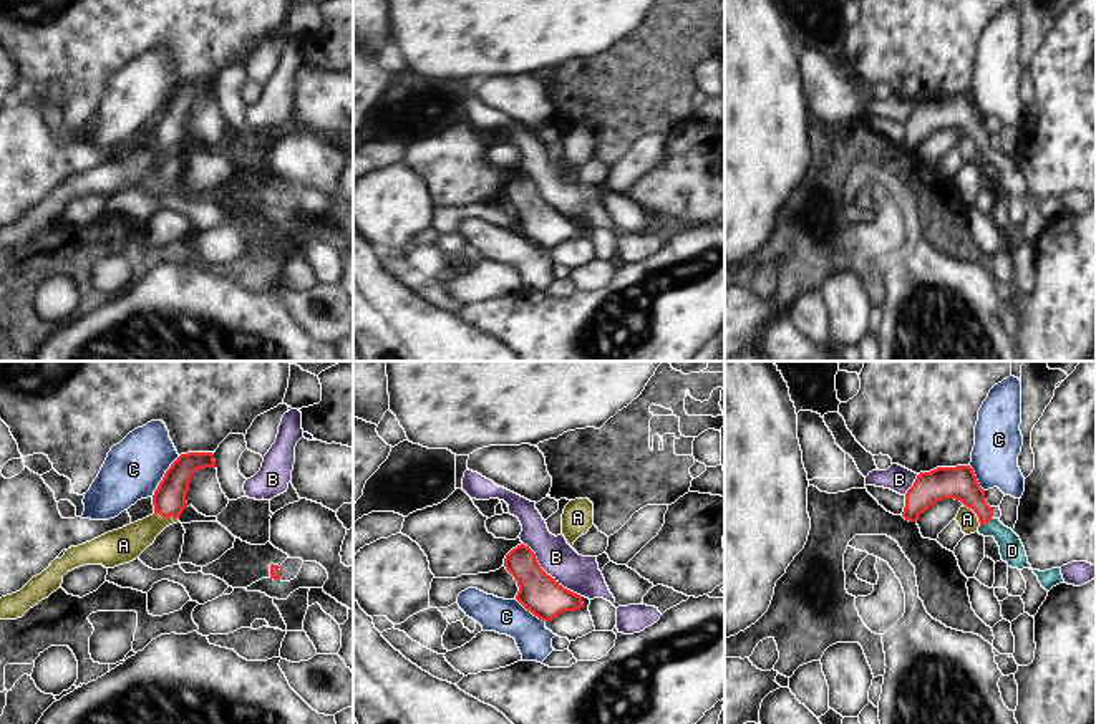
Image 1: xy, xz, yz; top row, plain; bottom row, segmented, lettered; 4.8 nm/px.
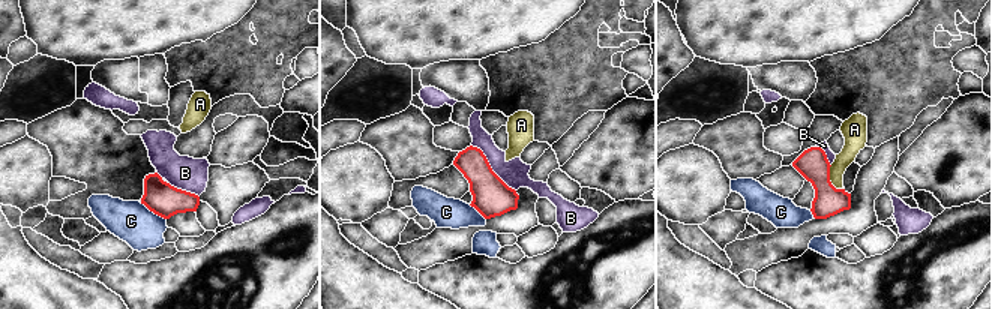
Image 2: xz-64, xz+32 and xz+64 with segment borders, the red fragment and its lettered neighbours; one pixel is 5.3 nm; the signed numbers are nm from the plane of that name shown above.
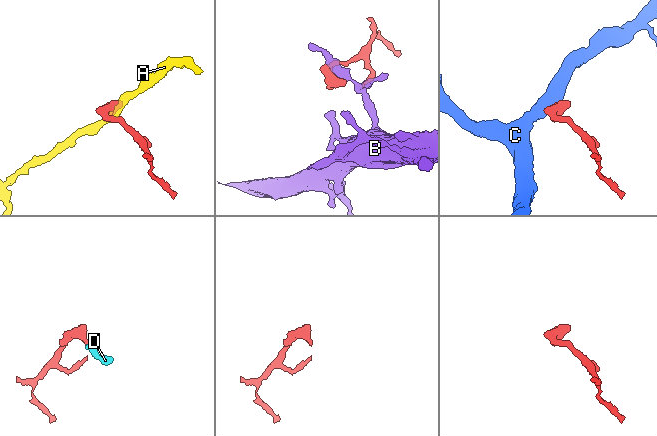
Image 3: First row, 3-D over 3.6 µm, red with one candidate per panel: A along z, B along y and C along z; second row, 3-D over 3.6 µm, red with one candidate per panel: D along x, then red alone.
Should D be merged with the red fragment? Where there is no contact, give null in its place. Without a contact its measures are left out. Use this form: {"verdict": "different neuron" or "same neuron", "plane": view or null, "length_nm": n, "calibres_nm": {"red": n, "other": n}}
{"verdict": "same neuron", "plane": "yz", "length_nm": 70, "calibres_nm": {"red": 160, "other": 120}}

